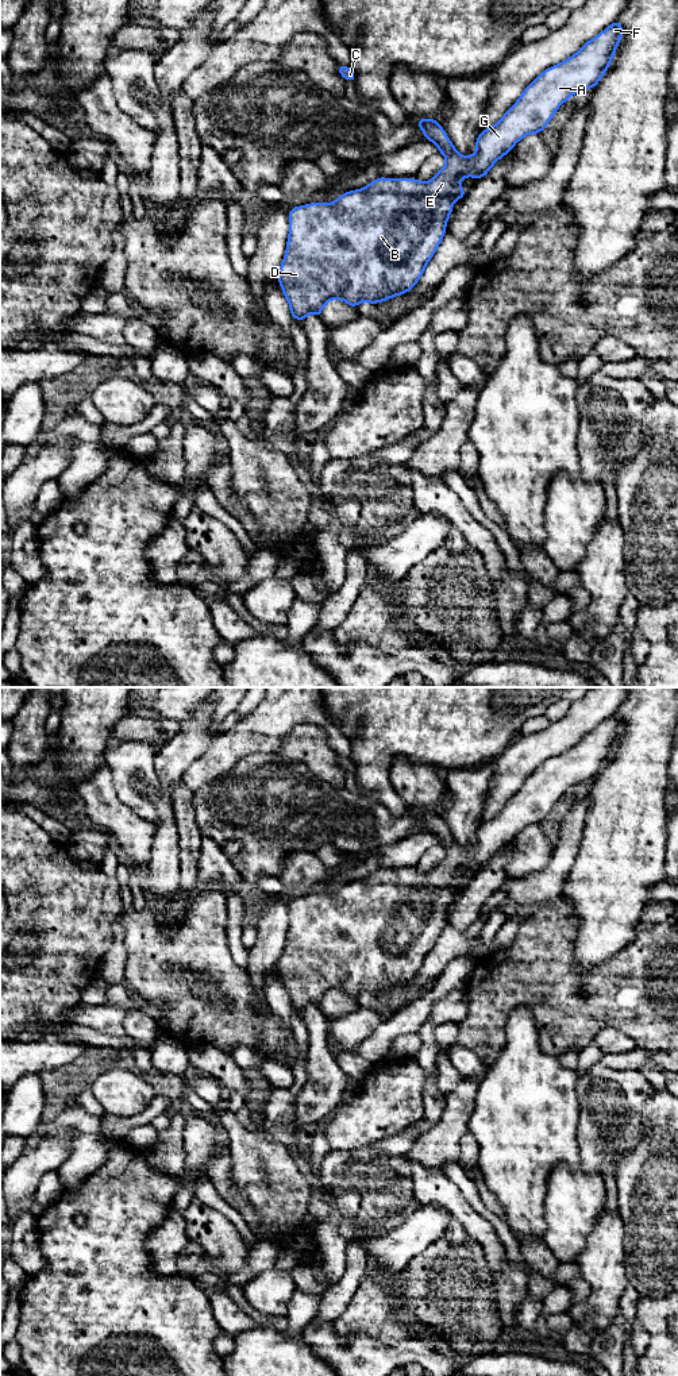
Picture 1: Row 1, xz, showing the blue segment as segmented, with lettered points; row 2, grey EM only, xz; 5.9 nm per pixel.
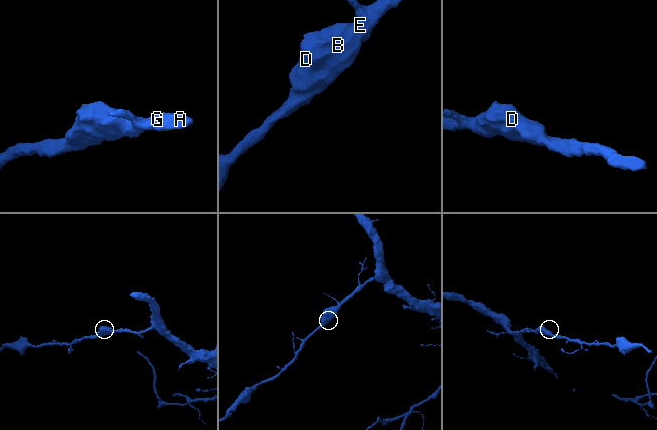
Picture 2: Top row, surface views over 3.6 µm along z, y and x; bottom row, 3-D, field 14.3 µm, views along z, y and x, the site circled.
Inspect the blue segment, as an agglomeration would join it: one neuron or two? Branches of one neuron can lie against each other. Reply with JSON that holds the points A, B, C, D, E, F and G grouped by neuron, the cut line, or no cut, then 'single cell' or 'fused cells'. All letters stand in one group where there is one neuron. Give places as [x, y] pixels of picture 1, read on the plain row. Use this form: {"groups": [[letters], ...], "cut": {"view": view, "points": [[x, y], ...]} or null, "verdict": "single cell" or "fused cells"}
{"groups": [["A", "B", "C", "D", "E", "F", "G"]], "cut": null, "verdict": "single cell"}

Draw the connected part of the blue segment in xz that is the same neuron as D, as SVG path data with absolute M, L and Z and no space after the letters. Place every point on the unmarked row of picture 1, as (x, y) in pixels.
M616 712L574 747L546 760L493 818L478 825L477 843L470 848L457 843L439 812L415 812L424 829L434 833L438 844L447 851L432 871L378 868L362 880L340 886L332 895L321 893L290 899L286 944L277 968L292 1009L303 1014L309 1005L315 1005L321 1010L321 1001L330 991L343 991L357 999L361 993L375 997L408 984L446 926L452 895L467 886L461 871L485 868L520 830L540 825L571 786L593 780L609 759L621 728L623 716Z

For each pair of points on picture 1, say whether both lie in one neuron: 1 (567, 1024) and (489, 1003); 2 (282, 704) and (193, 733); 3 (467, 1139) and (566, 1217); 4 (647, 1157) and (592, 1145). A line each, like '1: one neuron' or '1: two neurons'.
1: one neuron
2: two neurons
3: two neurons
4: two neurons

